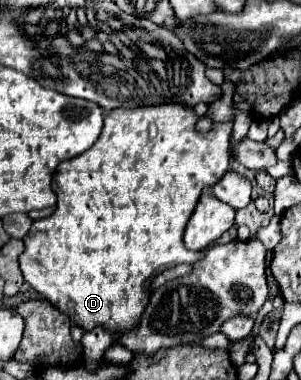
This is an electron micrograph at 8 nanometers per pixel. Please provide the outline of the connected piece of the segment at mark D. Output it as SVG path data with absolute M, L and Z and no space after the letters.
M166 105L140 107L134 111L110 111L94 147L58 165L54 173L54 191L58 195L56 211L46 219L34 221L24 239L26 249L20 255L20 271L34 291L66 313L72 325L82 331L92 331L94 327L104 327L114 335L134 331L146 309L144 289L156 275L178 263L196 263L210 247L237 238L237 226L233 225L202 251L190 251L184 247L184 227L200 193L218 183L230 167L232 123L216 123L214 131L198 133L194 131L196 121L198 117L190 107Z

